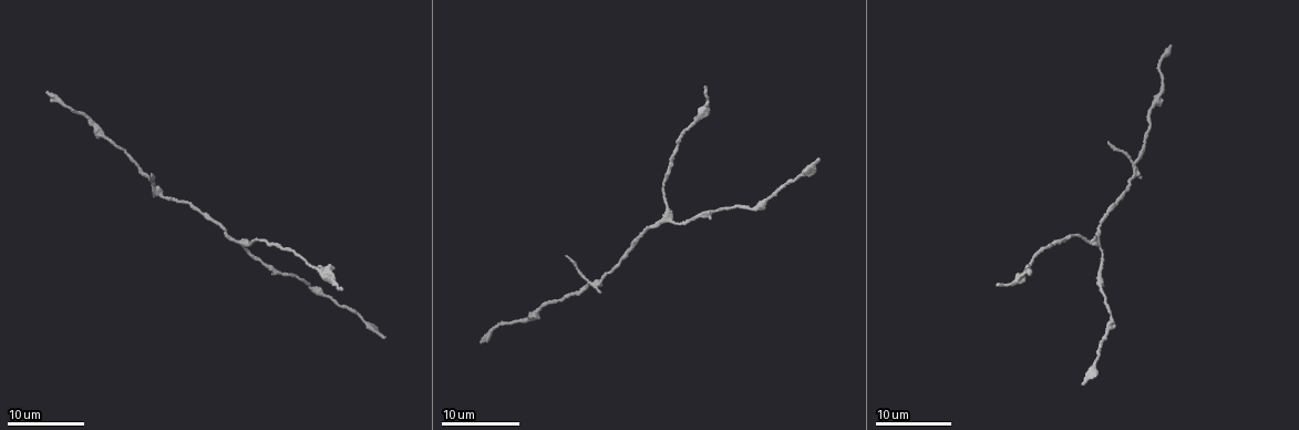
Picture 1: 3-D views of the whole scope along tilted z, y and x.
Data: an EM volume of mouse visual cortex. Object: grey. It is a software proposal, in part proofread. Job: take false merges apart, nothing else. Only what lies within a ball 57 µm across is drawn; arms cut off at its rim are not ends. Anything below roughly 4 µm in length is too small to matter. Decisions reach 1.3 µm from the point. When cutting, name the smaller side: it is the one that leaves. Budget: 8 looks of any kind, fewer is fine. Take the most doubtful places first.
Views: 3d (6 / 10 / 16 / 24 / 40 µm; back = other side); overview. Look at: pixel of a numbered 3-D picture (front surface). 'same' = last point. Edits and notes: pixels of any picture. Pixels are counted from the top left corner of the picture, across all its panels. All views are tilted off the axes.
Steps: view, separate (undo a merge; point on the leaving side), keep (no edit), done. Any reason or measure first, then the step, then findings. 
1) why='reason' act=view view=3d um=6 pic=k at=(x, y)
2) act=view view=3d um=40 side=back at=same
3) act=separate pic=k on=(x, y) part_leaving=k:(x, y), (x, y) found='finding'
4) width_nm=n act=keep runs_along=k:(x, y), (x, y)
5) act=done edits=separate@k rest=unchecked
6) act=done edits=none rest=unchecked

why='thick turns thin' act=view view=3d um=24 pic=1 at=(105, 135)

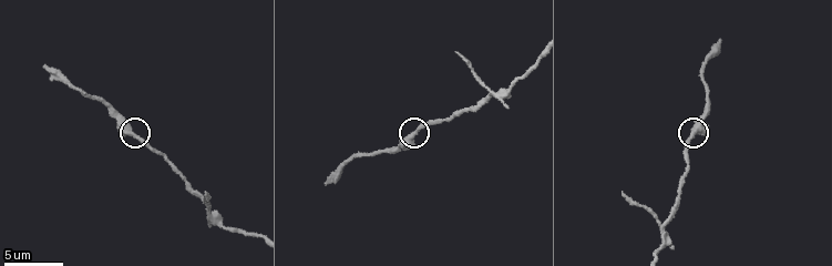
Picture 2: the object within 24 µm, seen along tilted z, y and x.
act=view view=3d um=6 pic=2 at=(694, 136)

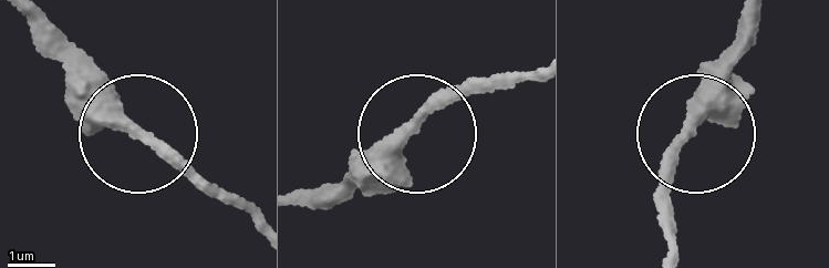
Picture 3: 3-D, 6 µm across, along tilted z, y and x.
width_nm=310 act=keep runs_along=3:(525, 72), (317, 194) found='continuous, no second cell'

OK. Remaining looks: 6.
act=view view=3d um=24 pic=1 at=(1097, 244)

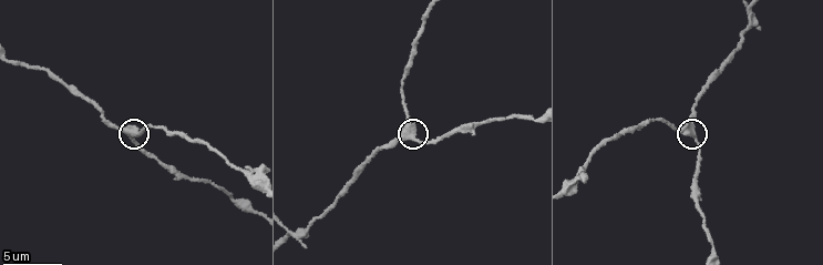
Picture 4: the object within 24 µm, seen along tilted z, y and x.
act=view view=3d um=6 pic=4 at=(691, 135)

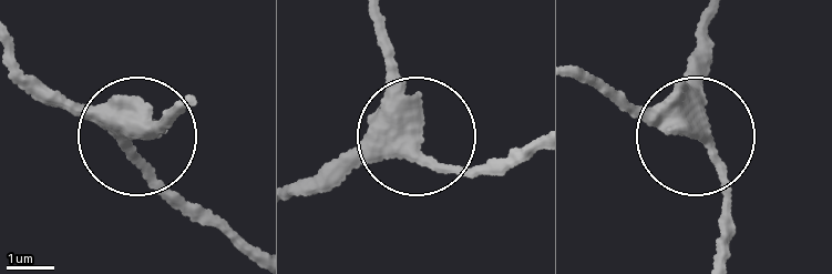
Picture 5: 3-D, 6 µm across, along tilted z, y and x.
side_arm_um=21 act=keep runs_along=5:(709, 17), (691, 129), (661, 125), (606, 84) found='one cell here'

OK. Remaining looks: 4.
act=view view=3d um=16 pic=4 at=(82, 96)

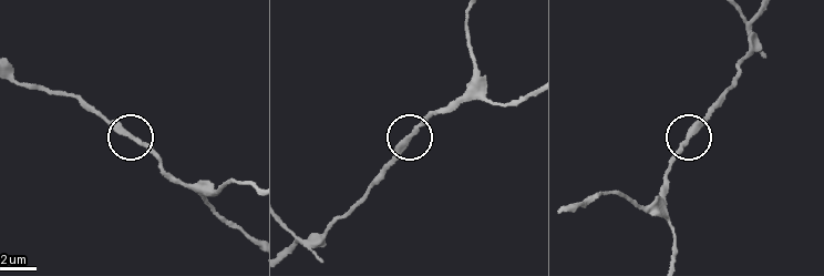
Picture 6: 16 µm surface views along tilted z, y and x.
width_nm=310 act=keep found='continuous, no second cell'

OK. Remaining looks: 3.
why='calibre changes' act=view view=3d um=16 pic=4 at=(254, 210)

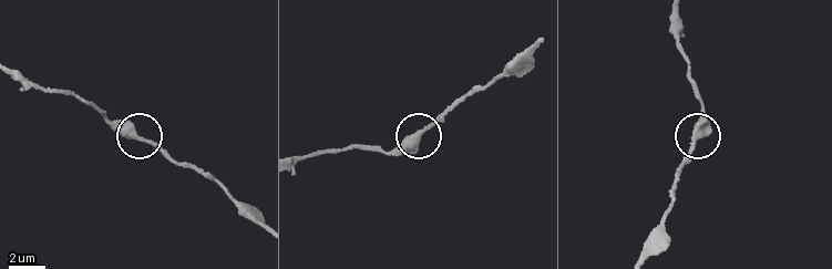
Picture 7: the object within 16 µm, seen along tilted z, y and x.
act=view view=3d um=6 pic=7 at=(417, 134)

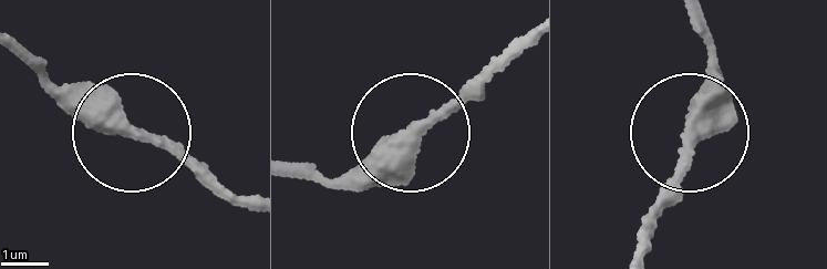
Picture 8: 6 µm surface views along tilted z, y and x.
act=keep runs_along=8:(693, 17), (710, 83), (655, 226) found='continuous, no second cell'

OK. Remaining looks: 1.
act=done edits=none rest=unchecked

